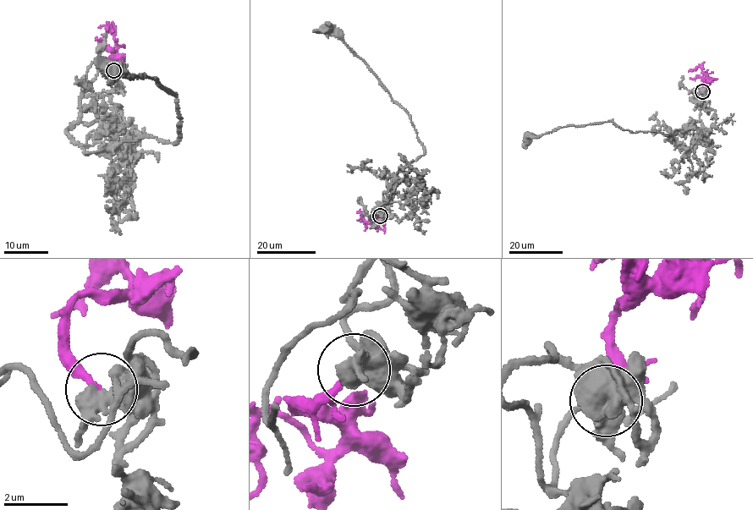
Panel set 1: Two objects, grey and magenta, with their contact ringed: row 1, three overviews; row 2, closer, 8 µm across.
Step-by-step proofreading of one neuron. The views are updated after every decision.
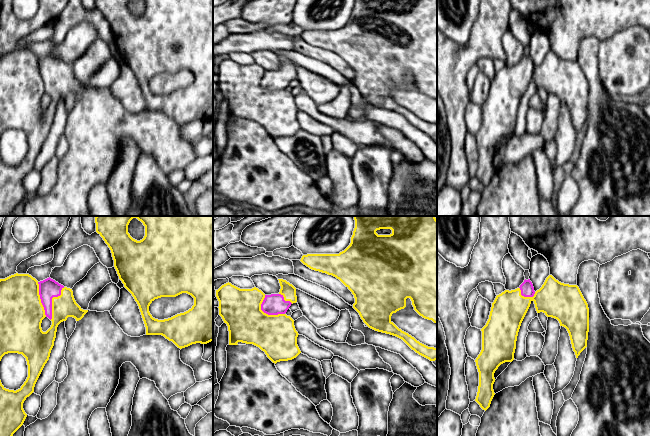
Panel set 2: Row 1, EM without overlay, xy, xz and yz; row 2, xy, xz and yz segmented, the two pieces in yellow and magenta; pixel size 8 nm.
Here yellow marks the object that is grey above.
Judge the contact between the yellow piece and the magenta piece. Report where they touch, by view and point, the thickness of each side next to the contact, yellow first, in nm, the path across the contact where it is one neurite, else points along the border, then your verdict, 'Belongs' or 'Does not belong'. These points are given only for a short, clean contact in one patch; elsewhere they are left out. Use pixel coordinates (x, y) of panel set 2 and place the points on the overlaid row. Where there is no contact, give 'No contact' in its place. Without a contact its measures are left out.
Touches yellow at xy (52, 301). Thickness 320 nm (yellow) against 160 nm. Belongs

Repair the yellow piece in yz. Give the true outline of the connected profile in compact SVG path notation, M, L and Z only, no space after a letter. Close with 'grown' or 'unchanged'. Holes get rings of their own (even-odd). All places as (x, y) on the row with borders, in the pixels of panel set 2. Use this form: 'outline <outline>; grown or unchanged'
outline M549 275L536 292L530 279L525 279L519 288L511 291L505 290L497 295L492 303L489 319L481 329L482 350L475 360L479 372L479 386L475 401L485 411L490 407L495 395L493 390L494 373L501 364L514 360L518 332L532 301L537 313L543 312L547 317L557 319L560 326L567 329L576 358L587 347L589 308L577 285L561 283Z; grown

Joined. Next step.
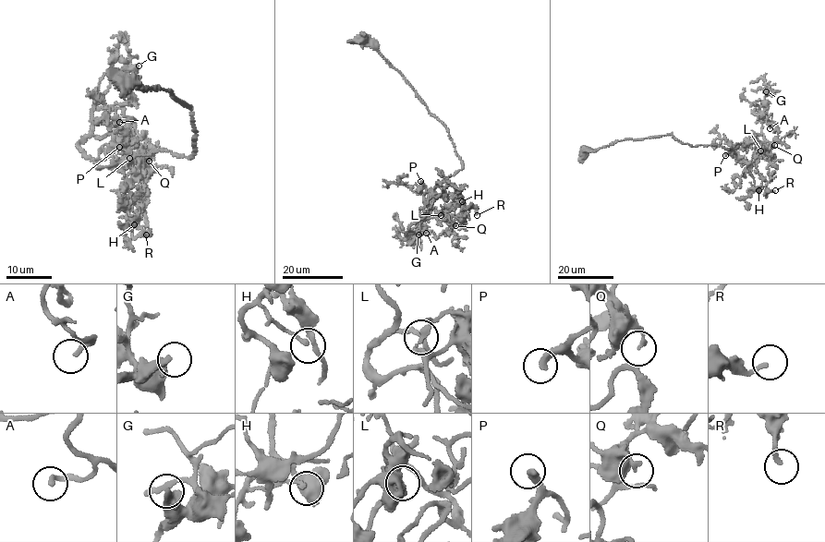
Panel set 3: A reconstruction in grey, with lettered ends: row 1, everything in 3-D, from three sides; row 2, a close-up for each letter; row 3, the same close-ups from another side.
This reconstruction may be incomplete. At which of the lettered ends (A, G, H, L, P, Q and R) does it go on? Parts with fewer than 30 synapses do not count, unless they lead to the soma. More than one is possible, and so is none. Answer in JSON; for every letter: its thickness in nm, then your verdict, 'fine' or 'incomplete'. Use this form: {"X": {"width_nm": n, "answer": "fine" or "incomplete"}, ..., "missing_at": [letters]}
{"A": {"width_nm": 180, "answer": "incomplete"}, "G": {"width_nm": 340, "answer": "fine"}, "H": {"width_nm": 160, "answer": "fine"}, "L": {"width_nm": 160, "answer": "fine"}, "P": {"width_nm": 320, "answer": "incomplete"}, "Q": {"width_nm": 170, "answer": "fine"}, "R": {"width_nm": 190, "answer": "fine"}, "missing_at": ["A", "P"]}

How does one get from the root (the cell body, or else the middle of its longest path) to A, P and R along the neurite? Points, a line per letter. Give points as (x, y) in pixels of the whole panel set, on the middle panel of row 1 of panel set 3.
A: (361, 39), (443, 123), (463, 163), (435, 188), (423, 218), (405, 234), (407, 245), (426, 233)
P: (361, 39), (443, 123), (462, 161), (463, 167), (435, 188), (428, 214), (431, 203), (424, 201), (420, 181)
R: (361, 39), (443, 123), (463, 163), (420, 218), (452, 223), (471, 206), (477, 215)

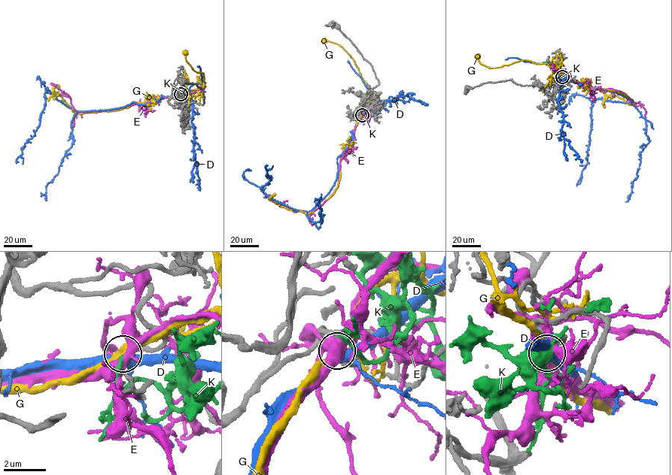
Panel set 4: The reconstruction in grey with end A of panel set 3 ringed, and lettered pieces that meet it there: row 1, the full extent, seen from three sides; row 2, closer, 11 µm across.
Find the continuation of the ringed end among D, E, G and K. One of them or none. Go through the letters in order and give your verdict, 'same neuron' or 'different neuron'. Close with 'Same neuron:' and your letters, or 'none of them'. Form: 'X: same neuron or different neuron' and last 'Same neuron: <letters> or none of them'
D: different neuron
E: different neuron
G: different neuron
K: same neuron
Same neuron: K

